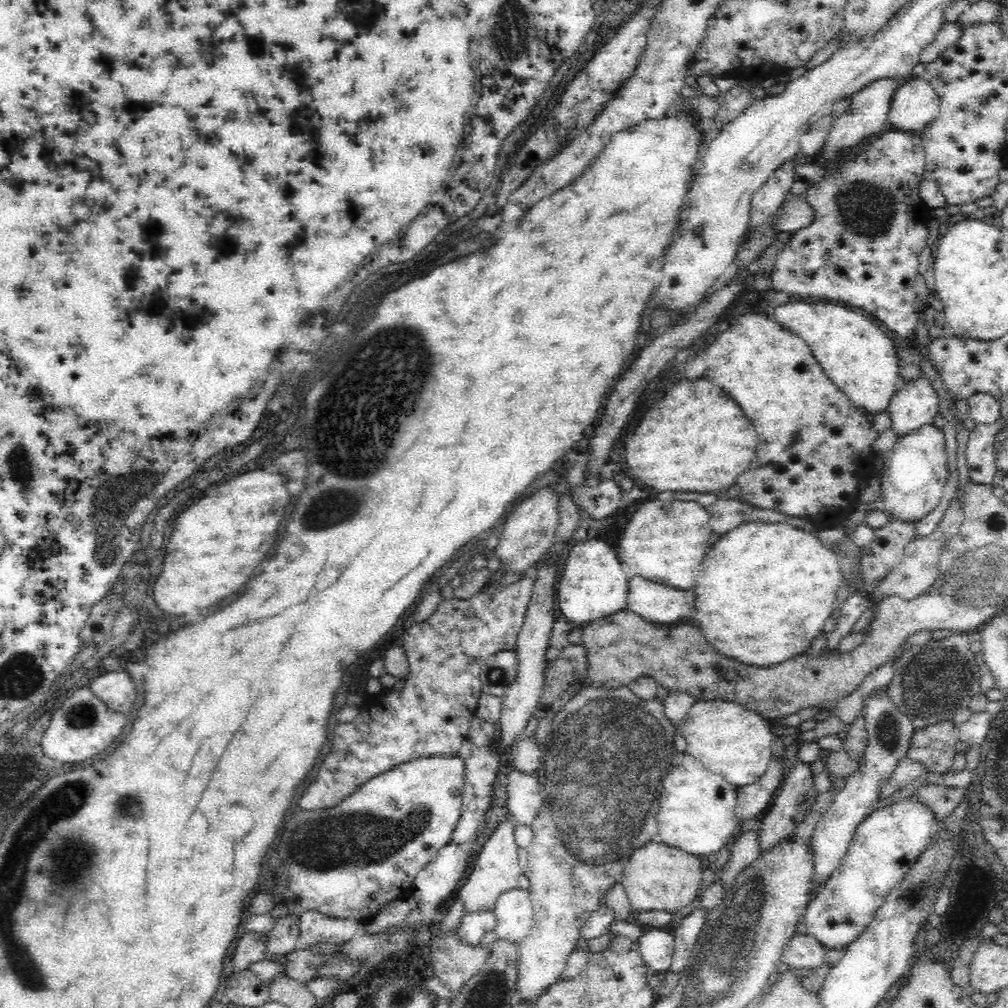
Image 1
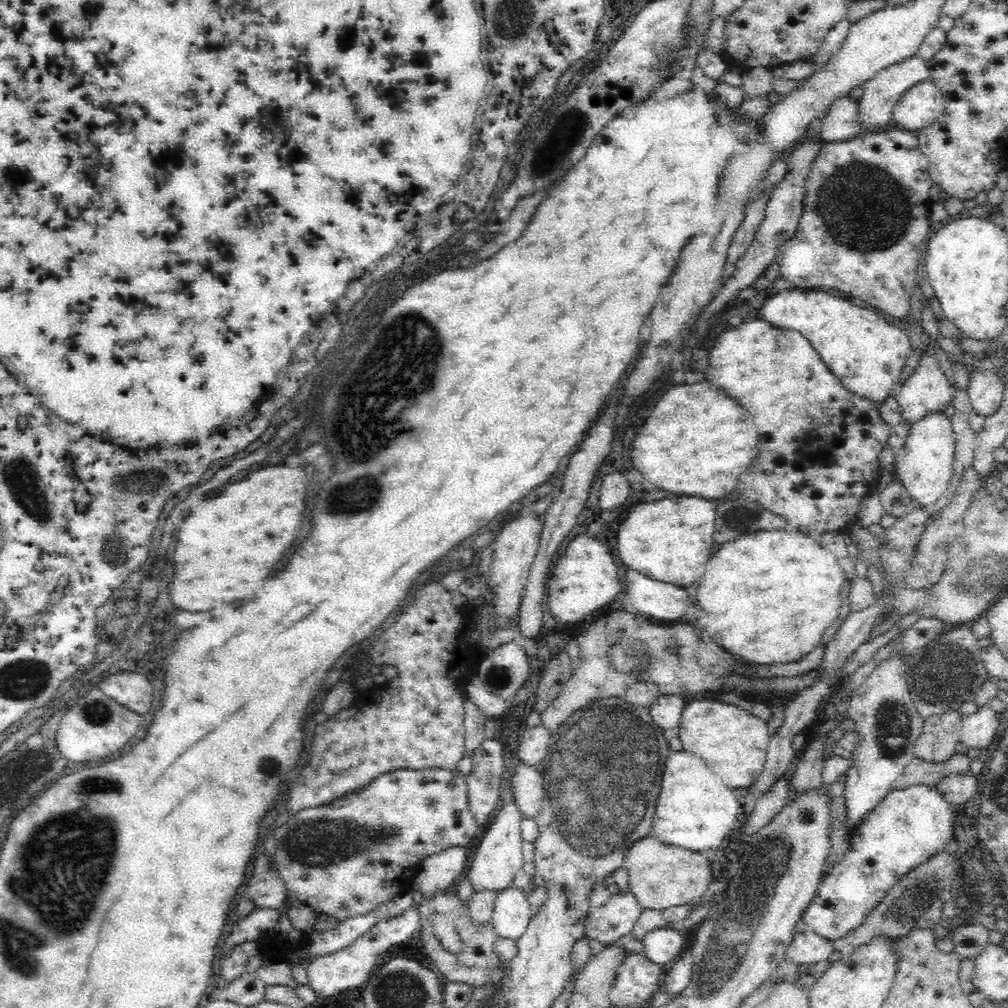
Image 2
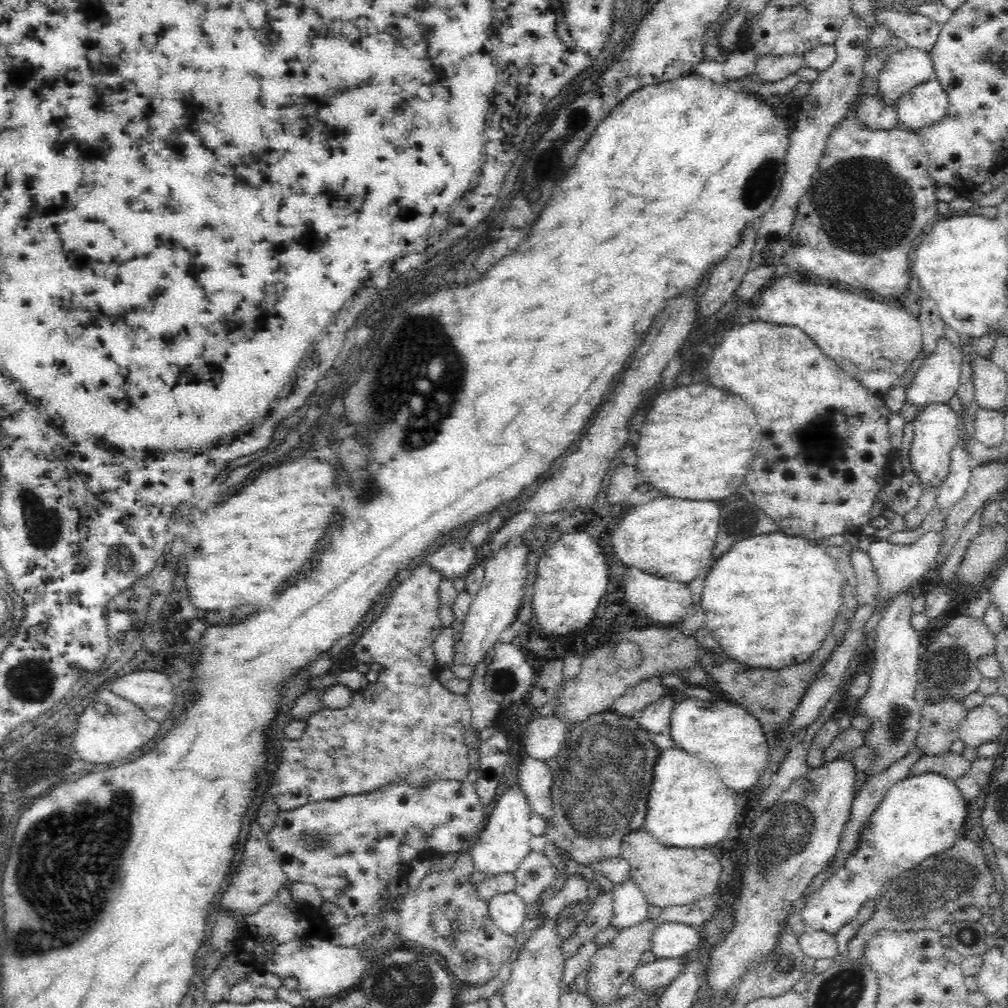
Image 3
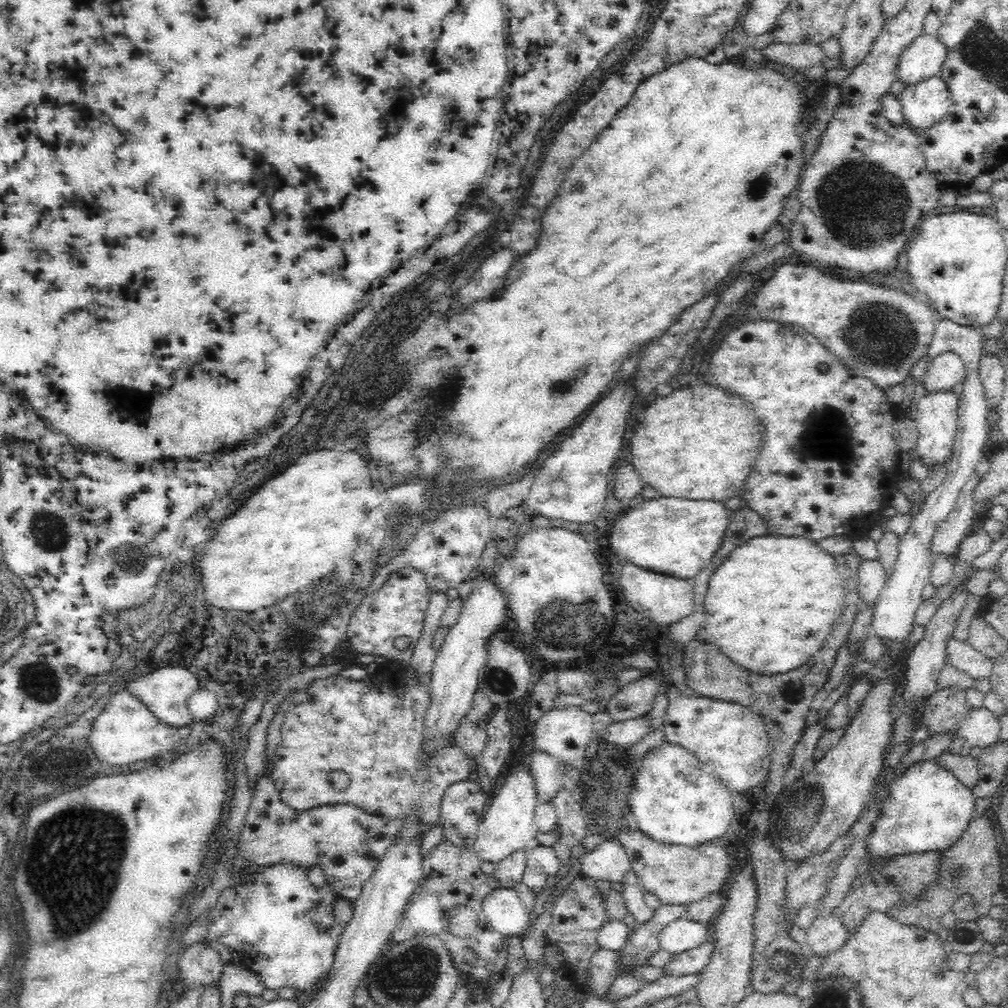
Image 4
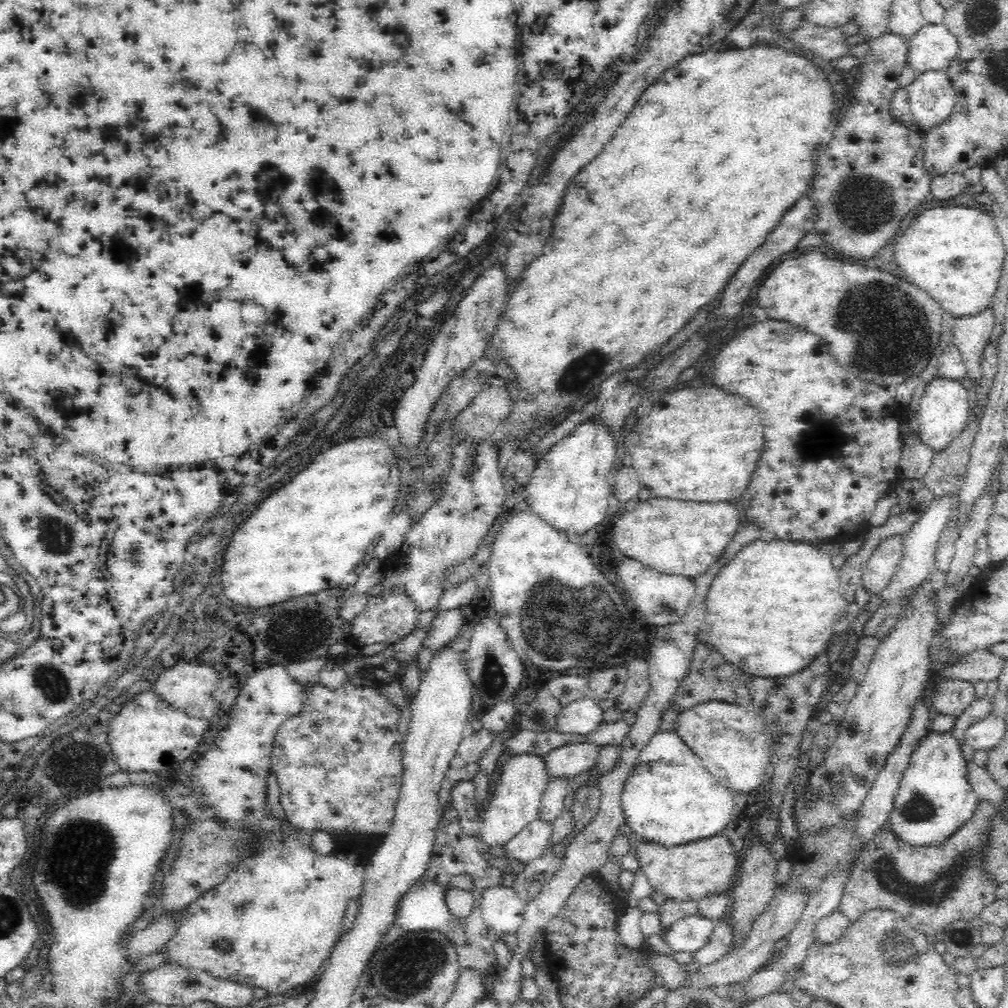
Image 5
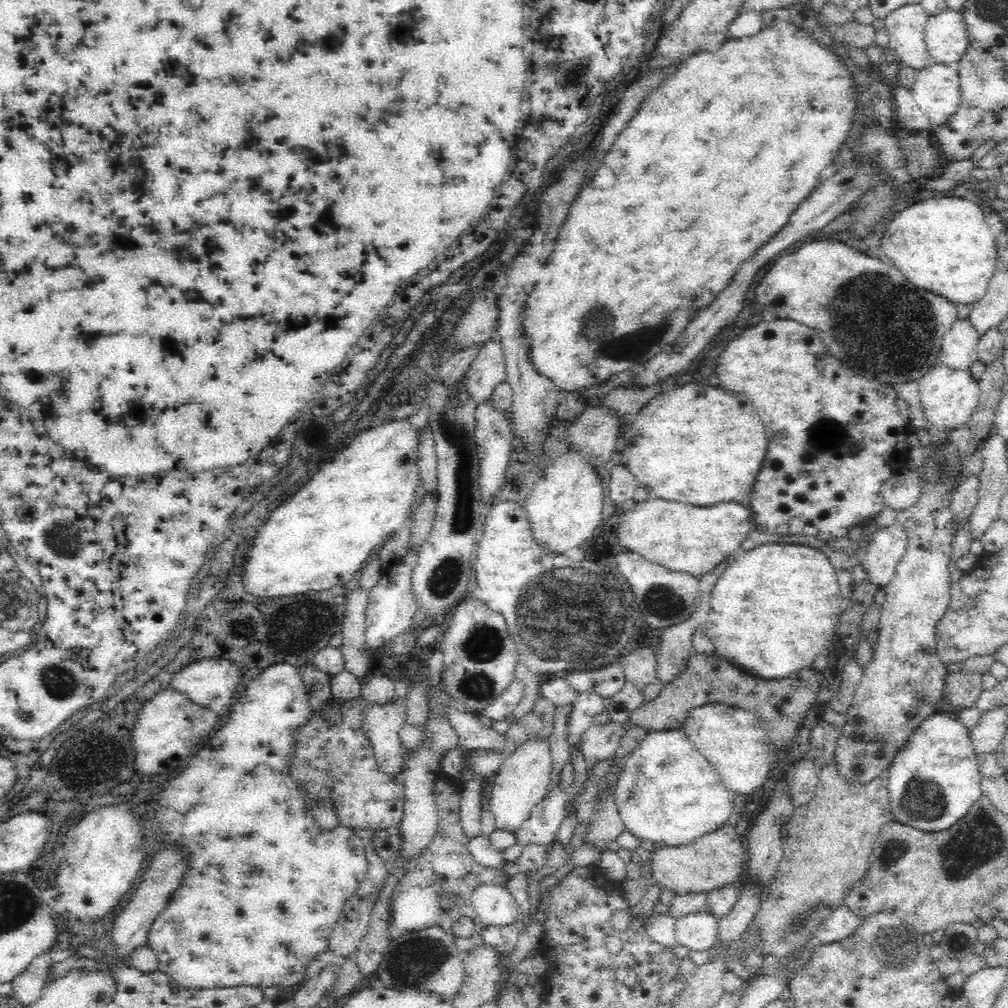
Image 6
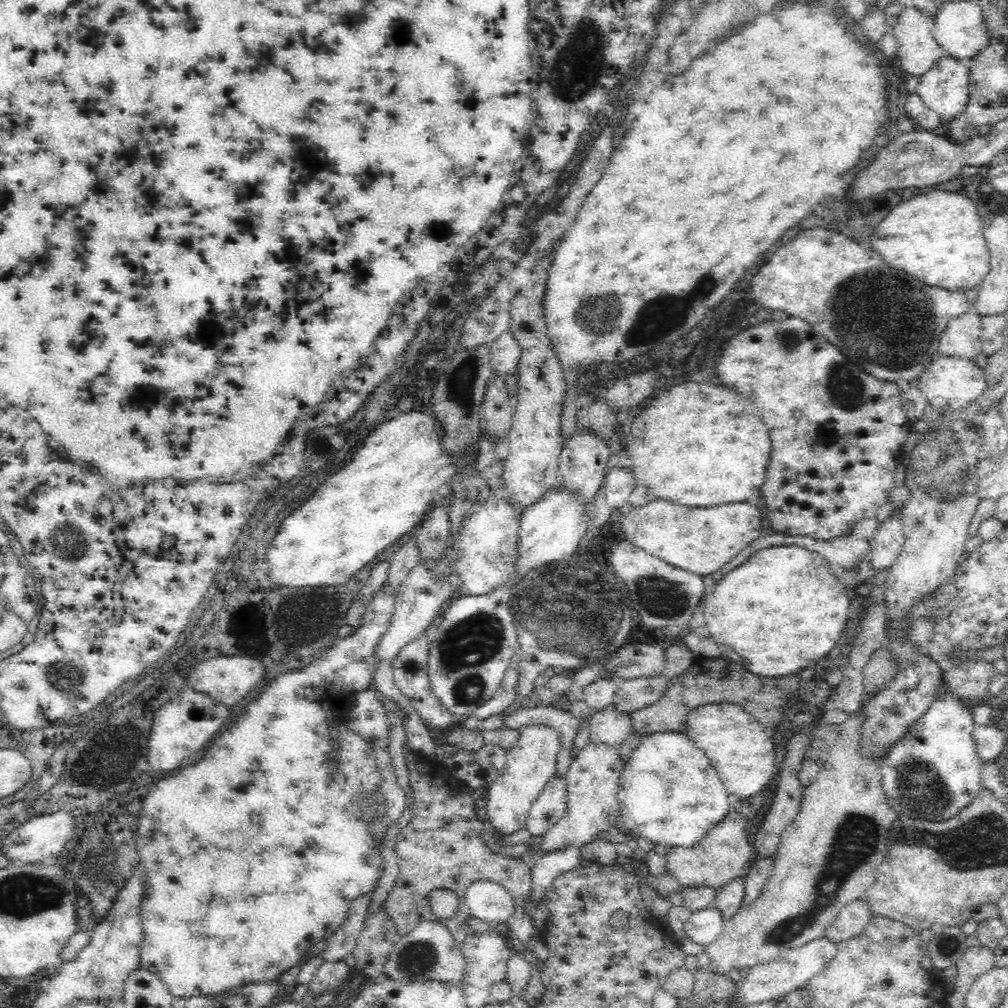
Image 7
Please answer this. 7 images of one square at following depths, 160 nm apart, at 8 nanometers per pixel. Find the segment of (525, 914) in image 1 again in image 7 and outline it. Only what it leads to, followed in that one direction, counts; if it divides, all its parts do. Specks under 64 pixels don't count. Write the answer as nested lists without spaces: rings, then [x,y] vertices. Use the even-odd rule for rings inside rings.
[[[475,881],[464,895],[469,914],[486,923],[496,922],[504,927],[505,920],[515,908],[511,894],[503,885],[493,881]]]

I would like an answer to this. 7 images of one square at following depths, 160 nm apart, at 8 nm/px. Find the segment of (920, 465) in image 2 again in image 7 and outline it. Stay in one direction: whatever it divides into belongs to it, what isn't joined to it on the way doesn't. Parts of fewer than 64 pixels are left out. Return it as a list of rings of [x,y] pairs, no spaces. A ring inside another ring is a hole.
[[[936,355],[916,378],[915,385],[920,388],[930,406],[947,413],[957,413],[970,406],[986,390],[988,380],[984,368],[980,368],[972,359],[961,356]]]

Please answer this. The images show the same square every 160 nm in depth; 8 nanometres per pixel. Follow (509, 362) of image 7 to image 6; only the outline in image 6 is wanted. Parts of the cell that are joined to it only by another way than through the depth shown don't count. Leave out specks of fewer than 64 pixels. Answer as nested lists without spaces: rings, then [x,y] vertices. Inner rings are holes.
[[[500,339],[488,340],[484,348],[476,354],[466,374],[466,387],[480,404],[490,399],[498,384],[506,381],[504,345]]]

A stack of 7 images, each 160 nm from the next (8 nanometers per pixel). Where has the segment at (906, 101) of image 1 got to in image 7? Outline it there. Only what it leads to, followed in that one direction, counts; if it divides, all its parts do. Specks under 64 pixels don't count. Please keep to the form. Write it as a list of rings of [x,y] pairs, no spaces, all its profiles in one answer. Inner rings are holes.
[[[944,54],[926,74],[918,78],[915,92],[930,106],[930,109],[934,110],[940,116],[942,123],[950,124],[958,114],[964,113],[964,109],[969,104],[969,80],[970,64]]]

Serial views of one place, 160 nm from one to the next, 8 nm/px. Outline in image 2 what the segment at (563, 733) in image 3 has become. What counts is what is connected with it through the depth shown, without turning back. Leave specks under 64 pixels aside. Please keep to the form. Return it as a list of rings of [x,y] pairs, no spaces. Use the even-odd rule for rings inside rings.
[[[542,725],[527,728],[517,748],[521,762],[535,766],[538,762],[542,762],[550,748],[553,734]]]

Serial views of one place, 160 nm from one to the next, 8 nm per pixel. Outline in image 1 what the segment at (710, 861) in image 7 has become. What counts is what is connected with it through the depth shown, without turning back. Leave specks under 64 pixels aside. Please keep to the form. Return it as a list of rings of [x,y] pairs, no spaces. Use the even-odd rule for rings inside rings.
[[[656,839],[656,842],[650,841],[641,847],[635,848],[631,852],[630,858],[625,862],[622,880],[624,890],[634,911],[663,910],[674,914],[690,904],[692,900],[701,897],[703,889],[701,889],[700,885],[702,885],[702,871],[706,860],[702,859],[702,862],[700,862],[700,858],[702,857],[692,856],[692,854],[682,849],[670,848],[667,844],[660,844],[659,839]]]

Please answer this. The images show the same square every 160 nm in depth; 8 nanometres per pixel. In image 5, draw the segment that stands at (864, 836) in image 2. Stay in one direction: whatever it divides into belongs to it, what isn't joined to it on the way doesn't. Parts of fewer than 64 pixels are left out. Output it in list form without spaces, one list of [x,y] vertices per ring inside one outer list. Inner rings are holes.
[[[930,728],[926,736],[914,745],[910,753],[906,768],[901,774],[886,827],[892,829],[902,840],[913,845],[937,845],[946,840],[972,816],[979,801],[968,781],[968,761],[962,756],[962,742],[952,731],[939,732],[937,729]]]

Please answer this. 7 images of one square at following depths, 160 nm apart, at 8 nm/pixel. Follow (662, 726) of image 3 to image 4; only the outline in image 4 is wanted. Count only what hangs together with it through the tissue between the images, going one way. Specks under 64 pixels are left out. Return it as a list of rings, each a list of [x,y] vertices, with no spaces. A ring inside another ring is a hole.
[[[645,716],[624,720],[624,722],[613,722],[604,728],[601,740],[603,744],[618,747],[633,747],[640,745],[640,742],[648,735],[650,727]]]

